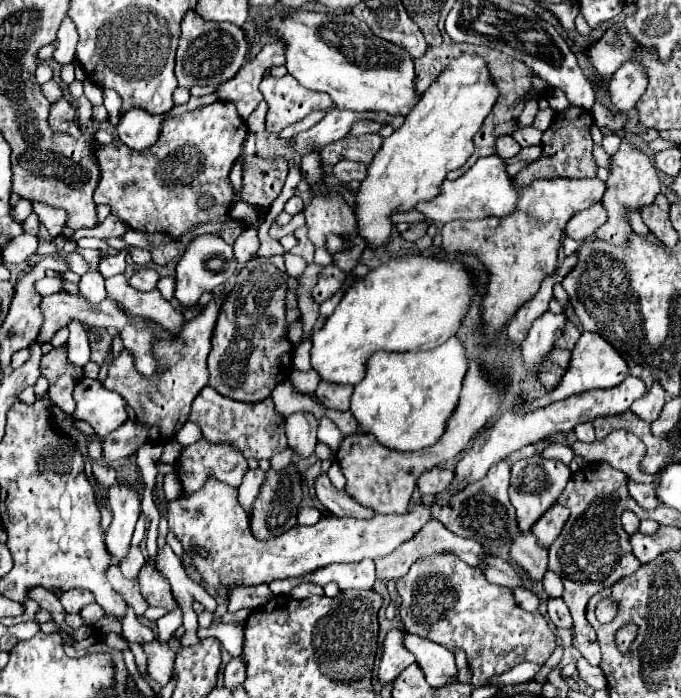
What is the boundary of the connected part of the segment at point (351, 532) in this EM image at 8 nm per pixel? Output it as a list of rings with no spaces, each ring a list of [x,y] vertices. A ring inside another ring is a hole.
[[[208,479],[204,489],[196,491],[196,495],[180,495],[170,501],[166,511],[168,527],[182,541],[186,553],[190,553],[190,545],[206,547],[210,551],[208,559],[198,553],[190,555],[192,565],[212,587],[232,587],[232,583],[272,583],[276,579],[306,575],[308,571],[330,563],[358,563],[362,559],[384,557],[410,541],[430,519],[434,519],[432,507],[420,503],[404,515],[374,515],[372,519],[322,517],[312,527],[296,525],[292,531],[270,539],[268,543],[260,543],[258,539],[252,539],[250,519],[238,503],[238,491],[226,483],[216,483],[216,479]]]

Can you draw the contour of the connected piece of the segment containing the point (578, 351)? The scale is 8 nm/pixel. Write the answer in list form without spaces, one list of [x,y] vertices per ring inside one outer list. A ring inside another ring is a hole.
[[[584,331],[584,333],[580,335],[580,339],[576,341],[572,353],[570,353],[570,363],[568,363],[566,373],[562,375],[560,383],[558,383],[552,391],[548,391],[546,395],[527,402],[526,407],[522,411],[530,411],[530,409],[542,407],[542,405],[549,405],[552,401],[570,397],[570,395],[574,395],[574,393],[590,391],[590,389],[616,387],[616,385],[620,385],[626,377],[628,377],[628,365],[626,365],[626,361],[620,357],[620,353],[618,353],[608,341],[604,341],[600,335]]]

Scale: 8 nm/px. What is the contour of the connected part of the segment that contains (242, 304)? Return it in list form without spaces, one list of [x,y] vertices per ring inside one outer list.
[[[282,255],[258,257],[244,263],[232,291],[226,295],[218,313],[214,333],[212,333],[212,351],[208,355],[208,371],[210,371],[208,385],[216,389],[218,393],[222,393],[224,397],[230,397],[234,401],[244,401],[244,403],[258,403],[268,399],[272,389],[280,381],[286,381],[290,377],[294,347],[290,345],[286,337],[286,331],[288,331],[286,305],[284,305],[284,297],[288,289],[286,281],[288,281],[288,275],[284,269]]]

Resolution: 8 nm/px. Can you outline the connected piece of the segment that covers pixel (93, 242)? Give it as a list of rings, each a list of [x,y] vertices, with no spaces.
[[[84,237],[84,239],[78,239],[76,241],[78,247],[90,247],[90,249],[106,249],[109,255],[114,255],[118,253],[118,250],[110,247],[104,239],[92,239],[92,237]]]

